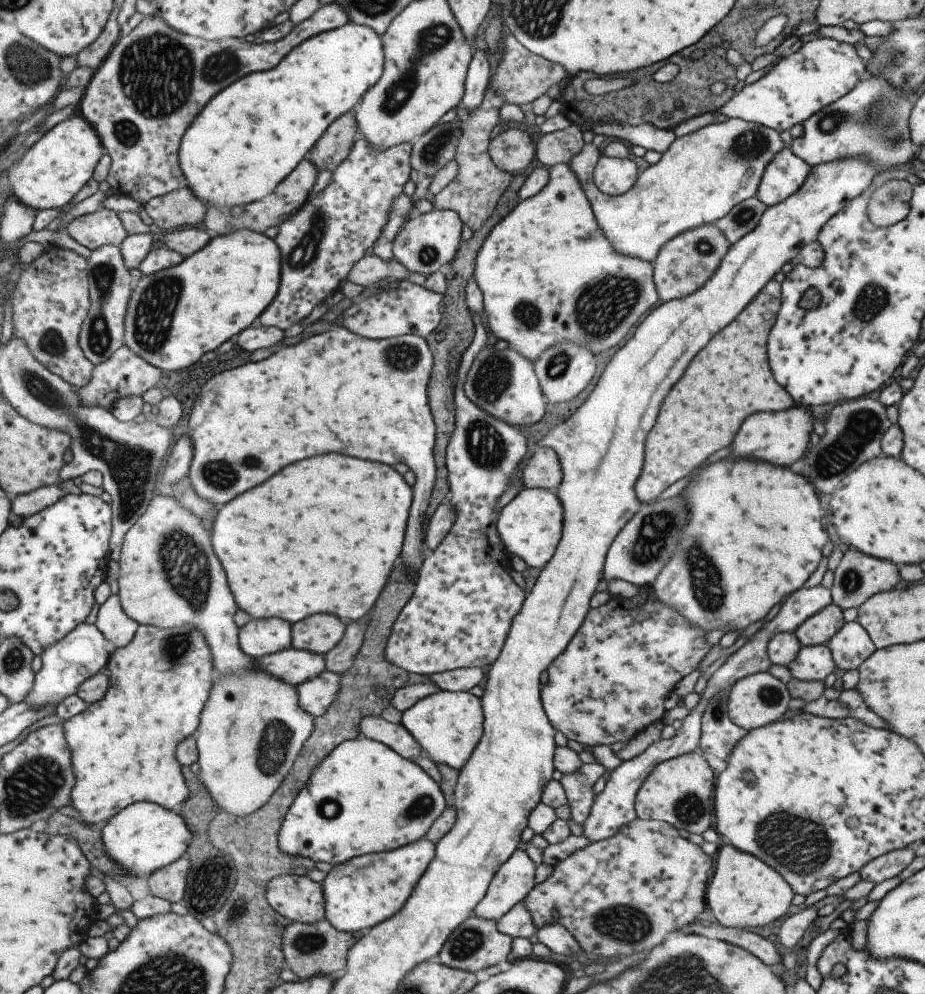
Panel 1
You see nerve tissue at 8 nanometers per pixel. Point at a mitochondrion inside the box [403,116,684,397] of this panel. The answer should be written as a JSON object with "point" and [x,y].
{"point":[601,308]}

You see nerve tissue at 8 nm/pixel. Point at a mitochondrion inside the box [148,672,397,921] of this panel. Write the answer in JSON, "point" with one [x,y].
{"point":[211,879]}

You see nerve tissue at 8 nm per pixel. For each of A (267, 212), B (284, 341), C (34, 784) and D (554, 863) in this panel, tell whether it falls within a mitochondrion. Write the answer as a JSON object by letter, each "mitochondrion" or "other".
{"A":"other","B":"other","C":"mitochondrion","D":"other"}

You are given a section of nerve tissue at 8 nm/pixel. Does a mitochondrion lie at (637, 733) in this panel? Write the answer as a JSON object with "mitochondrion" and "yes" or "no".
{"mitochondrion":"no"}

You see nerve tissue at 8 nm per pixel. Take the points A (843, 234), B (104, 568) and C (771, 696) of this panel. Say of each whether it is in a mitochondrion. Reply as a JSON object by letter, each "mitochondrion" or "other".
{"A":"other","B":"other","C":"mitochondrion"}

